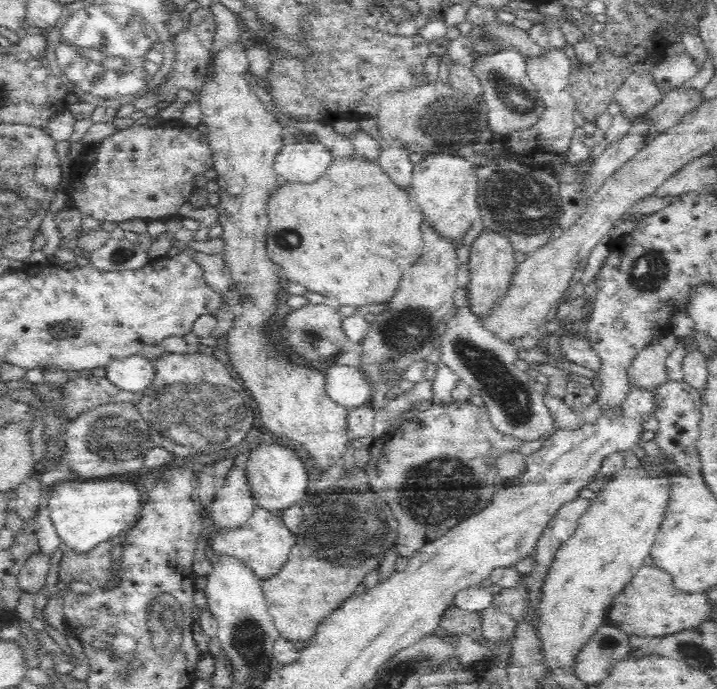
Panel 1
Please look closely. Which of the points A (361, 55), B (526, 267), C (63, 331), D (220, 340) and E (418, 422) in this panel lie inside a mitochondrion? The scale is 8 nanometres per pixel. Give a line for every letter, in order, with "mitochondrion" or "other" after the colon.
A: other
B: other
C: mitochondrion
D: other
E: other

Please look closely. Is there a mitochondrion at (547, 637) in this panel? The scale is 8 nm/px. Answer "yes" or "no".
no

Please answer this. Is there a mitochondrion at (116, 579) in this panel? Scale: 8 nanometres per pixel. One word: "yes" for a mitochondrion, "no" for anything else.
no

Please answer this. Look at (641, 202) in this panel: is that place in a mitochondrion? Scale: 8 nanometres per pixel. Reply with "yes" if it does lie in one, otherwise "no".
no

